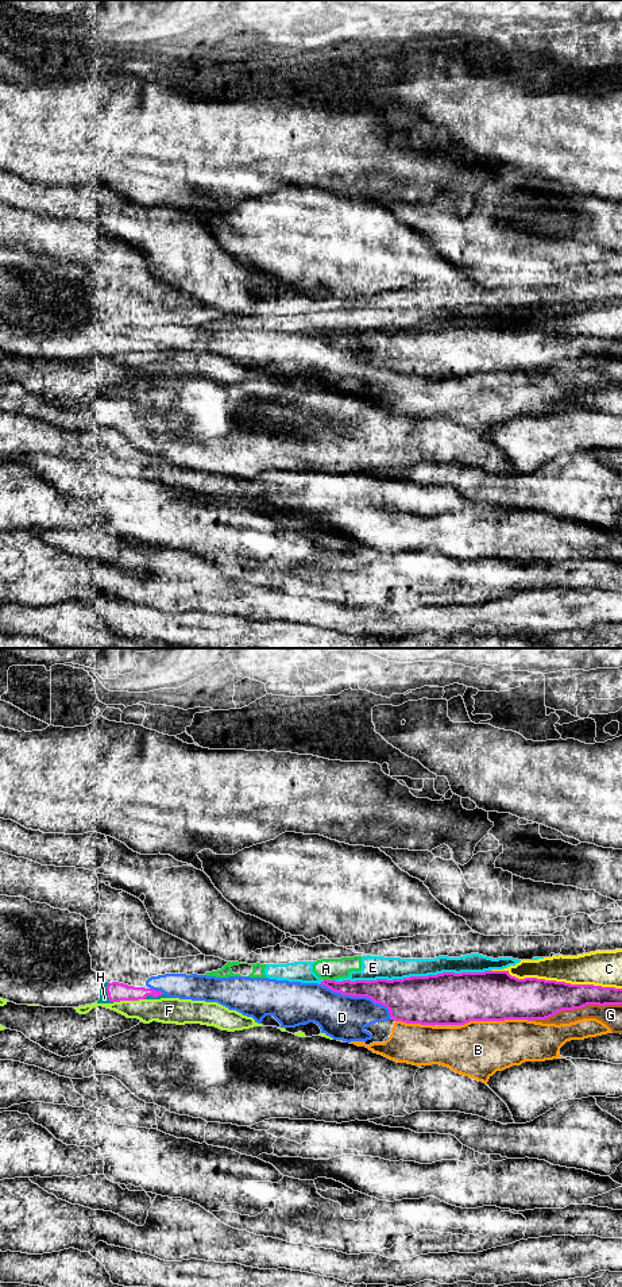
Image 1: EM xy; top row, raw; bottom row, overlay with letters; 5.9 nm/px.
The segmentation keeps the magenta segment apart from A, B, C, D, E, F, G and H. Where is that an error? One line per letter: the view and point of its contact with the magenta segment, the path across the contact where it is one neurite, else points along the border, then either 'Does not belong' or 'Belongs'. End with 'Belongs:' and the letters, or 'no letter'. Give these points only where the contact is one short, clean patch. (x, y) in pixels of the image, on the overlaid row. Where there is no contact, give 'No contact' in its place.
A: Touches magenta at xy (329, 981). Does not belong
B: Touches magenta at xy (495, 1020). Does not belong
C: Touches magenta at xy (555, 981). Does not belong
D: Touches magenta at xy (358, 995). Does not belong
E: Touches magenta at xy (412, 977). Does not belong
F: Touches magenta at xy (128, 1000). Does not belong
G: Touches magenta at xy (575, 1008). Does not belong
H: Touches magenta at xy (107, 991). Belongs
Belongs: H

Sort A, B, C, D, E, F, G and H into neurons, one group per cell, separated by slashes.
A E / B F / C / D / G / H

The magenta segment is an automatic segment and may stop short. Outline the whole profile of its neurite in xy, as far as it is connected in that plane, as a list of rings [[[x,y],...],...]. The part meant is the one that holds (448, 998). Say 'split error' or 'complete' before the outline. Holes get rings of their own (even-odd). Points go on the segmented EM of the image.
complete; [[[509,971],[443,972],[428,976],[376,980],[328,980],[320,984],[351,997],[367,997],[386,1006],[395,1021],[421,1025],[464,1025],[470,1021],[545,1020],[587,1005],[622,1005],[622,989],[571,984],[537,978],[518,979]]]

